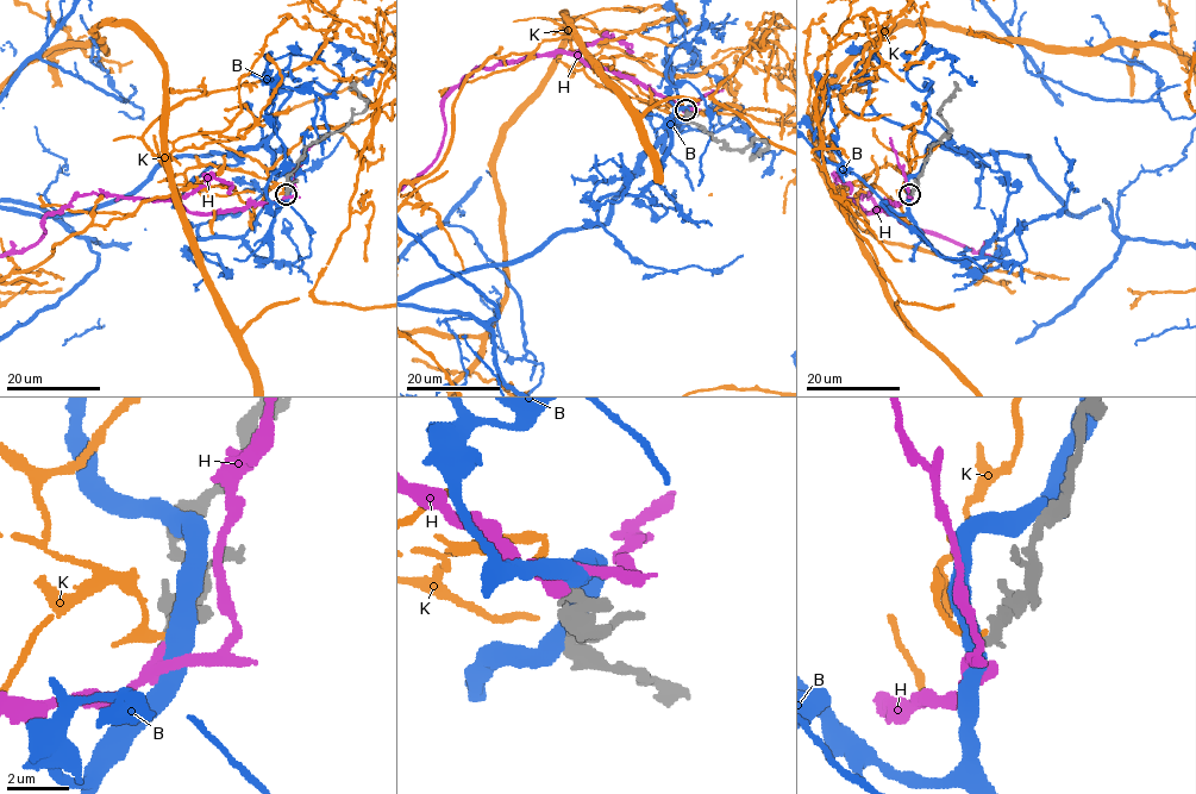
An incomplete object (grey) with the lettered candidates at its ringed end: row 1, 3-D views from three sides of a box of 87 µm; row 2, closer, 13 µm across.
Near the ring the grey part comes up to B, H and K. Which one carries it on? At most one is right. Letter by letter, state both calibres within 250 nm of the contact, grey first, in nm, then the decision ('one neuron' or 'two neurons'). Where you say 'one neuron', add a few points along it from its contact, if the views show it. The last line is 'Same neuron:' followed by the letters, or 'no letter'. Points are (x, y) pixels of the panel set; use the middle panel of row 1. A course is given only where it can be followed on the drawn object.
B: calibres 480 and 550 nm; two neurons
H: calibres 440 and 400 nm; one neuron
K: calibres 500 and 240 nm; two neurons
Same neuron: H

